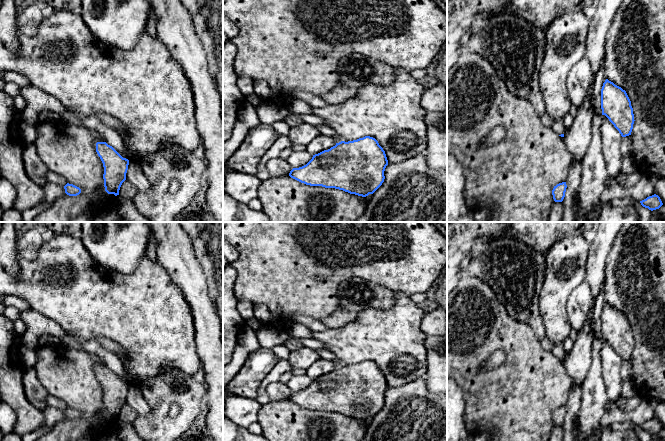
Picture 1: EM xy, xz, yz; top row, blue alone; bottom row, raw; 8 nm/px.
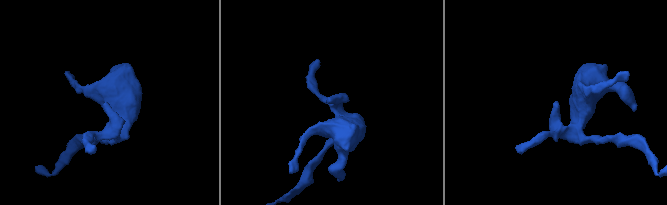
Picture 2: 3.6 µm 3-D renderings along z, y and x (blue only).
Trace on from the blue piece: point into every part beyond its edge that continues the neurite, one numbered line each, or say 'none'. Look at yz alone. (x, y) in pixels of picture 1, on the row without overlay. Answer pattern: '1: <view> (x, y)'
1: yz (558, 350)

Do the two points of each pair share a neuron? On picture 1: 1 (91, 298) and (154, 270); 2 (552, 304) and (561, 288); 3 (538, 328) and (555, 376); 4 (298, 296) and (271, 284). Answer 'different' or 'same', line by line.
1: same
2: same
3: different
4: same

